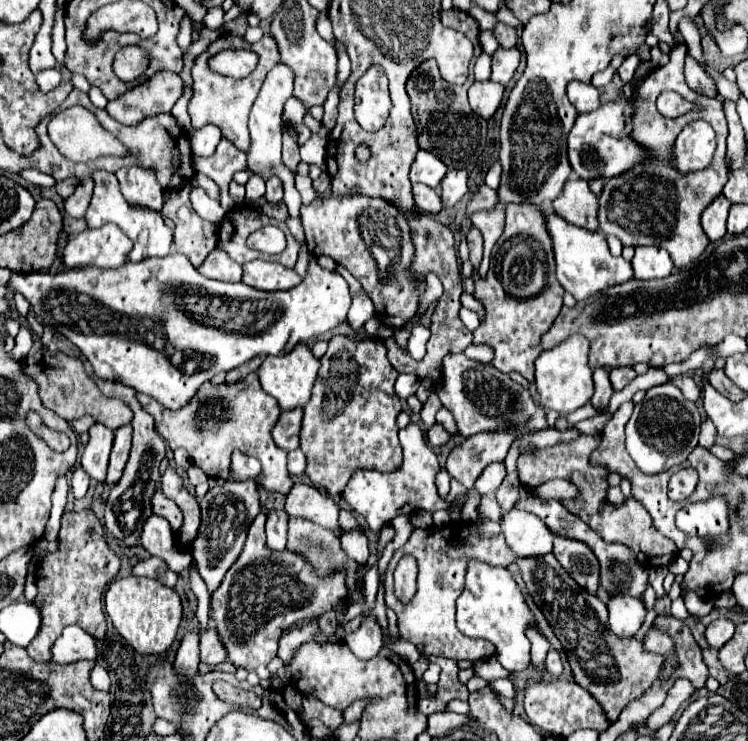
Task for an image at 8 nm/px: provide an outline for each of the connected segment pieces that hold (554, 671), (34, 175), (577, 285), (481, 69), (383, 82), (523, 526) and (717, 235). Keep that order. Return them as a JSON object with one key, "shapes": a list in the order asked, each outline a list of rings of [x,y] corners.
{"shapes":[[[[551,649],[549,653],[547,653],[547,659],[545,659],[545,667],[547,667],[547,671],[551,673],[551,675],[561,675],[561,671],[563,671],[563,665],[561,665],[561,657],[559,657],[559,653],[555,651],[555,649]]],[[[27,169],[20,173],[20,176],[38,187],[53,187],[56,184],[56,180],[51,176],[36,169]]],[[[547,215],[547,229],[553,237],[557,279],[565,287],[565,291],[569,291],[577,301],[585,301],[595,293],[625,283],[633,277],[631,263],[627,263],[623,257],[611,255],[605,235],[601,231],[585,231],[583,227],[573,227],[565,223],[565,219],[561,219],[559,215]]],[[[481,53],[481,57],[476,60],[474,65],[474,76],[478,81],[485,81],[491,75],[491,57],[487,53]]],[[[373,65],[359,81],[355,89],[355,115],[365,131],[379,131],[389,119],[391,99],[387,89],[387,77],[379,65]]],[[[511,509],[503,515],[501,529],[517,557],[541,557],[553,551],[553,533],[533,513]]],[[[719,195],[705,211],[703,211],[703,229],[707,233],[707,237],[711,241],[719,241],[725,237],[727,233],[727,227],[725,227],[725,221],[727,221],[727,213],[729,213],[729,207],[731,207],[731,201],[725,199],[723,195]]]]}

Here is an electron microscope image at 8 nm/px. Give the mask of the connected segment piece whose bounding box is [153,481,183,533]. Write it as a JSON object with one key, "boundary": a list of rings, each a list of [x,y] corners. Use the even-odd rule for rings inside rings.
{"boundary":[[[161,481],[157,482],[155,495],[153,495],[153,513],[159,517],[165,517],[173,525],[175,533],[181,529],[181,523],[183,523],[181,509],[171,499],[165,499],[165,495],[161,491]]]}

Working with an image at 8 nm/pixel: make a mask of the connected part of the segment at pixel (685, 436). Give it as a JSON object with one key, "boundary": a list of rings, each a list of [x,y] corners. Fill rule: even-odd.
{"boundary":[[[663,383],[651,387],[643,401],[635,403],[635,411],[627,423],[627,451],[643,473],[663,473],[681,465],[699,443],[701,417],[693,401],[685,399],[677,385]]]}

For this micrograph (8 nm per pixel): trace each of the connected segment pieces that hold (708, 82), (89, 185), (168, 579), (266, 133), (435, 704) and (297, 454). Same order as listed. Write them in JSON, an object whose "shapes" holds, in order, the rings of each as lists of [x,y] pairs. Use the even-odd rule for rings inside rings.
{"shapes":[[[[687,55],[687,59],[685,59],[685,79],[697,95],[705,95],[705,97],[717,95],[715,81],[707,75],[707,71],[701,67],[701,63],[697,59],[693,59],[691,55]]],[[[83,179],[81,185],[75,189],[75,193],[65,201],[65,213],[81,219],[89,207],[89,201],[93,197],[93,179]]],[[[151,557],[147,561],[139,561],[135,567],[133,567],[133,575],[137,577],[149,577],[149,579],[155,579],[167,587],[175,587],[177,583],[177,573],[171,571],[167,567],[167,563],[159,557]]],[[[277,63],[277,67],[269,71],[269,75],[261,87],[261,93],[249,114],[251,147],[247,153],[247,171],[251,175],[259,175],[265,181],[271,175],[277,175],[285,187],[285,205],[289,209],[289,215],[297,217],[299,207],[301,207],[301,197],[295,189],[293,173],[281,161],[281,115],[283,115],[283,105],[291,95],[293,95],[293,71],[289,71],[289,67],[285,67],[283,63]]],[[[425,655],[430,663],[436,663],[441,667],[441,679],[437,683],[437,693],[431,699],[421,699],[417,703],[417,709],[423,715],[431,715],[435,711],[445,711],[445,705],[453,699],[461,699],[467,701],[469,691],[467,687],[459,681],[457,673],[459,673],[459,665],[455,659],[448,659],[445,657],[435,657],[433,655]]],[[[301,449],[289,451],[289,473],[291,475],[303,475],[305,471],[305,455]]]]}

